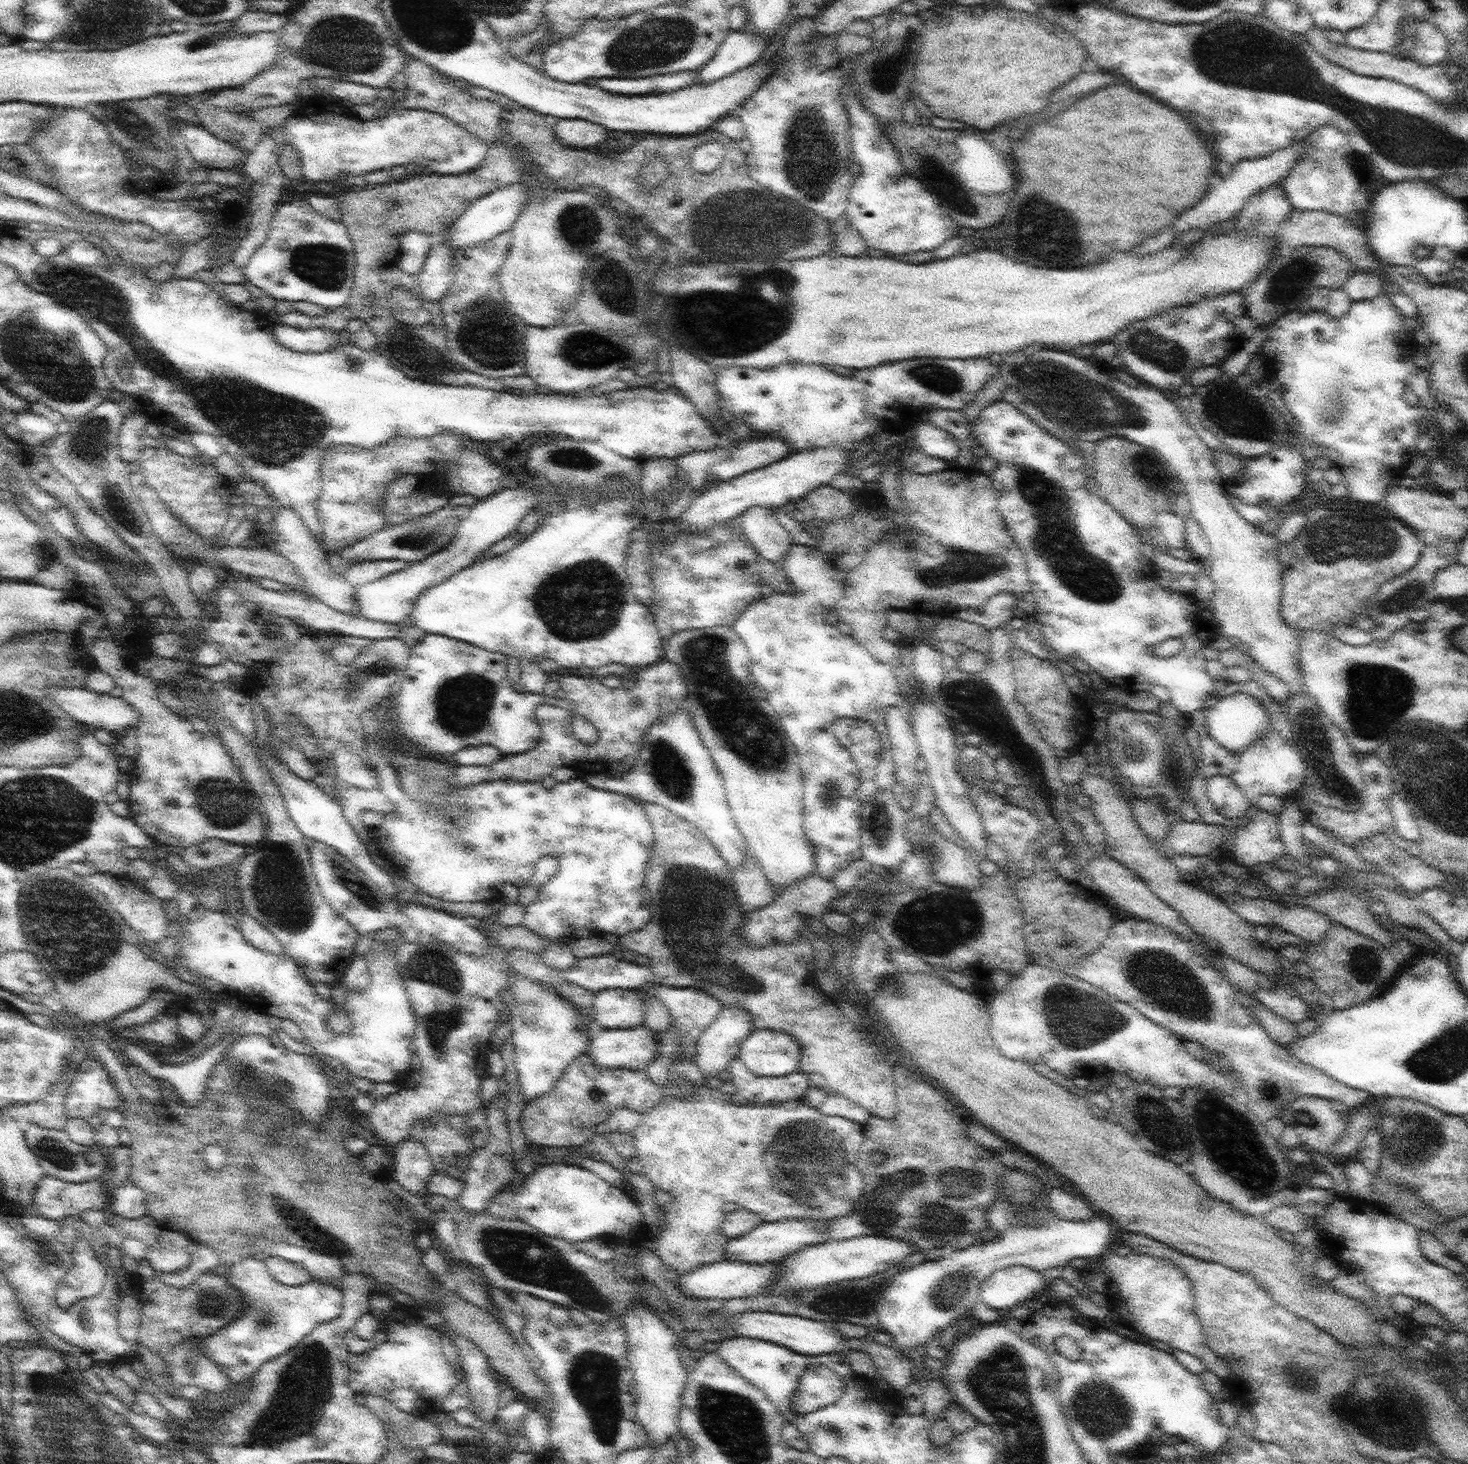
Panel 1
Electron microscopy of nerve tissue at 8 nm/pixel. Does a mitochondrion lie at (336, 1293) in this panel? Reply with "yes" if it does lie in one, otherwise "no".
no

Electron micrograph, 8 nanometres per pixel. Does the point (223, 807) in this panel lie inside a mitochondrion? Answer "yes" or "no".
yes

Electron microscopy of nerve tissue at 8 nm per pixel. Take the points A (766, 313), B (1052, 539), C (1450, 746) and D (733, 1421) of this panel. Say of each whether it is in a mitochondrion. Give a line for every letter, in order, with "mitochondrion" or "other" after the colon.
A: mitochondrion
B: mitochondrion
C: other
D: mitochondrion

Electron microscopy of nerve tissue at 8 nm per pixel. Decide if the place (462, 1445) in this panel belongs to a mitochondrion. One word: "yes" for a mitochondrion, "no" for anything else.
no

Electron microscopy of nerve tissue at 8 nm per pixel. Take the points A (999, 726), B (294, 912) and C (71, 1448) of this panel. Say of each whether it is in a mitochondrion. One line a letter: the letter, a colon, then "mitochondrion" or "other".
A: mitochondrion
B: mitochondrion
C: mitochondrion

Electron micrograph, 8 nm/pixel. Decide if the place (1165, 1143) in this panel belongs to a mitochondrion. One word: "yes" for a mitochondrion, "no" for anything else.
no

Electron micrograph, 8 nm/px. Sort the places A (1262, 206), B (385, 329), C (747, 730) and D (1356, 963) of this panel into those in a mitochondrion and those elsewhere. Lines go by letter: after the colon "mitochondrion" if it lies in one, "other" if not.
A: other
B: other
C: mitochondrion
D: mitochondrion

